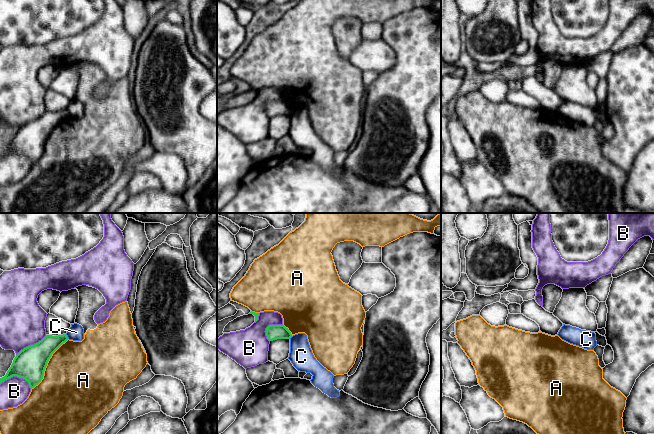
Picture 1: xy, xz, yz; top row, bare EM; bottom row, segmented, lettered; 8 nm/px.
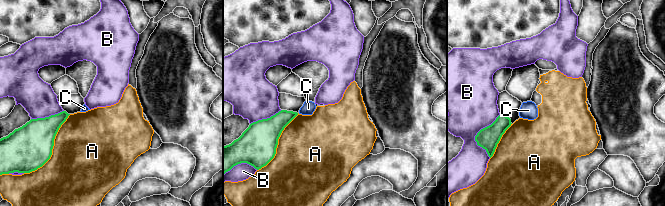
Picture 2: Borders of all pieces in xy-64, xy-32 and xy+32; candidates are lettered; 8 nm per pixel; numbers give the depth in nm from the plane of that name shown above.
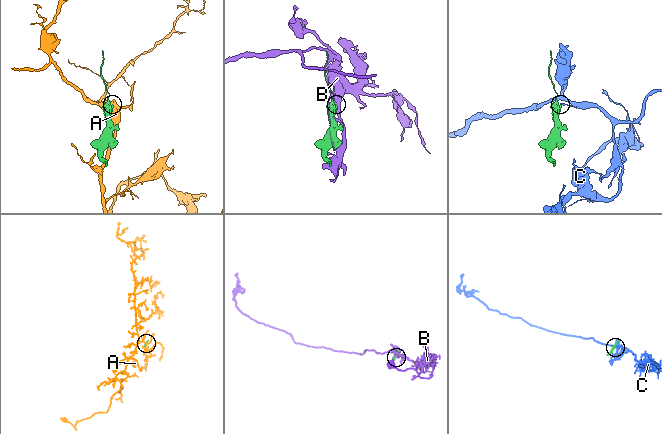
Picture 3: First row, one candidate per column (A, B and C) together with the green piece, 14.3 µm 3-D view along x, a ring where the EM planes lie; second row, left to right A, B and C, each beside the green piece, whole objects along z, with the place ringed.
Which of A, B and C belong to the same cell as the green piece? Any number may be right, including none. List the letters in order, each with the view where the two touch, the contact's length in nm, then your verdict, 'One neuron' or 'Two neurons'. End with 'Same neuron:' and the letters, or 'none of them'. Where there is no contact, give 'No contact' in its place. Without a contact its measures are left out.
A: Touches green in xy. Shared border 500 nm. Two neurons
B: Touches green in xy. Shared border 260 nm. Two neurons
C: Touches green in xy. Shared border 50 nm. Two neurons
Same neuron: none of them

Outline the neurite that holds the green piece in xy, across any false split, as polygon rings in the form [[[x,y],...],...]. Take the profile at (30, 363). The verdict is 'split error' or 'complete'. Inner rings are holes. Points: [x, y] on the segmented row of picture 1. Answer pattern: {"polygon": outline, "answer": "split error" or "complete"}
{"polygon": [[[66,334],[46,335],[38,343],[24,348],[16,355],[6,375],[0,378],[0,384],[17,376],[25,379],[31,389],[34,388],[43,379],[45,368],[52,354],[67,340]]], "answer": "complete"}

